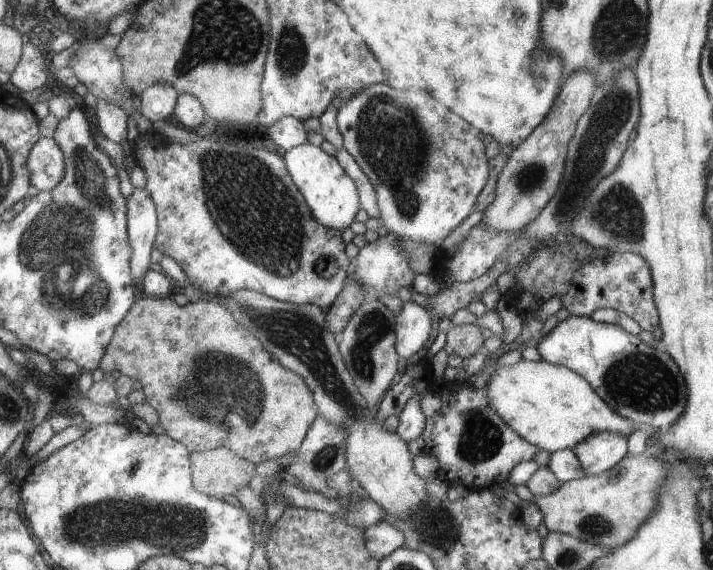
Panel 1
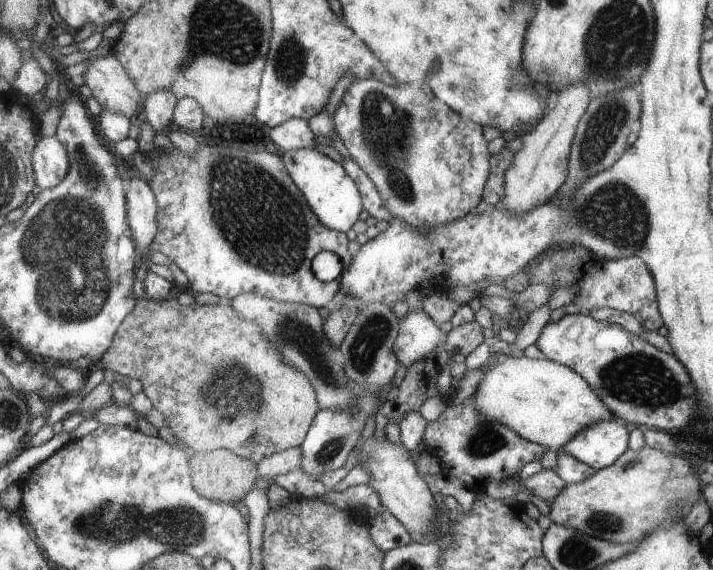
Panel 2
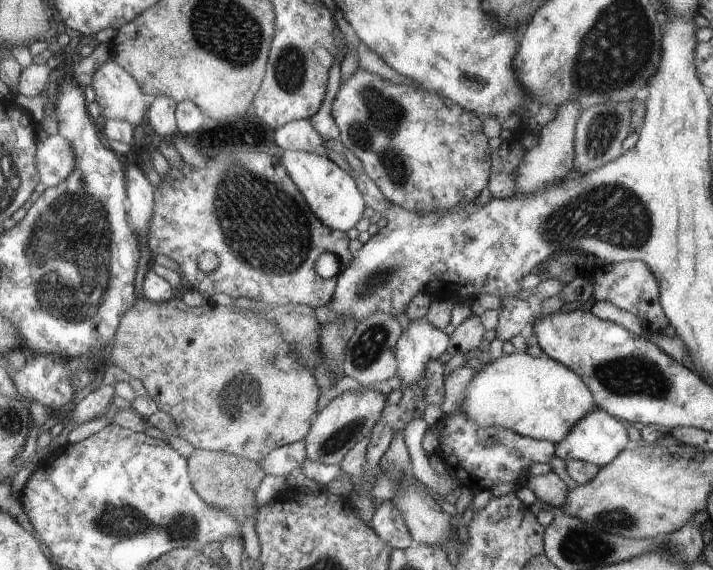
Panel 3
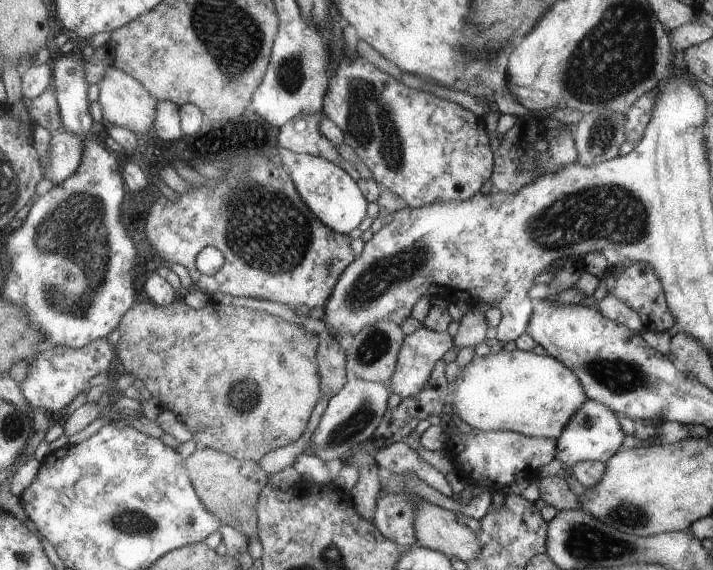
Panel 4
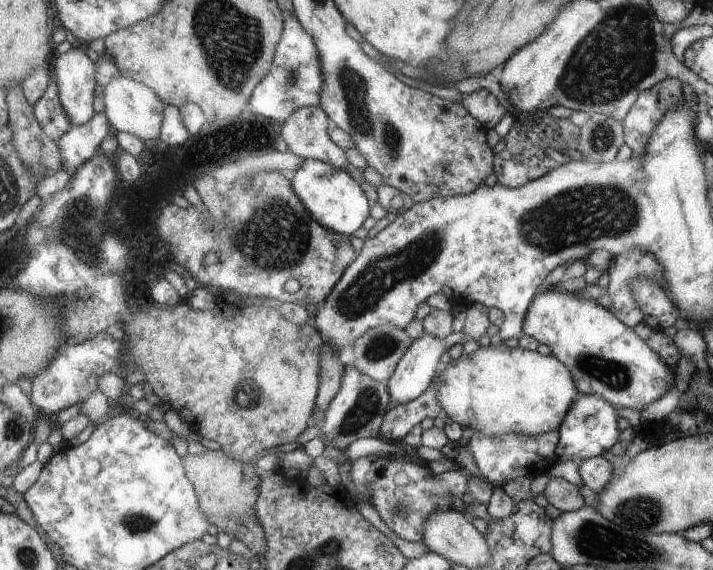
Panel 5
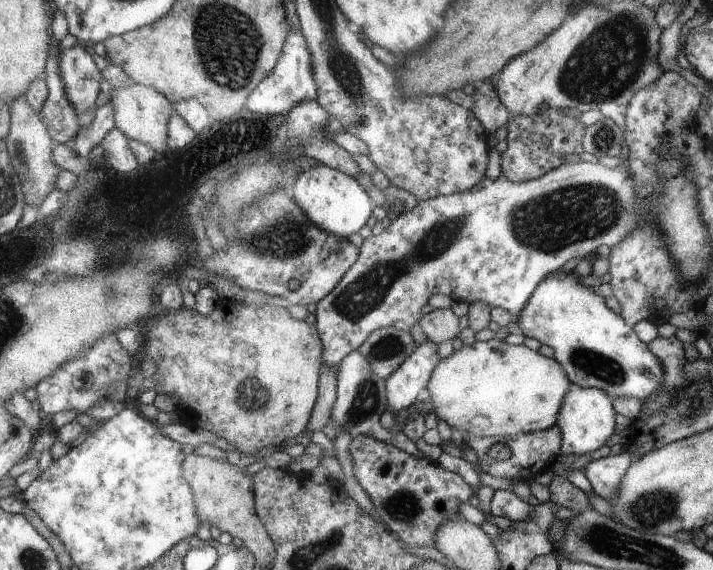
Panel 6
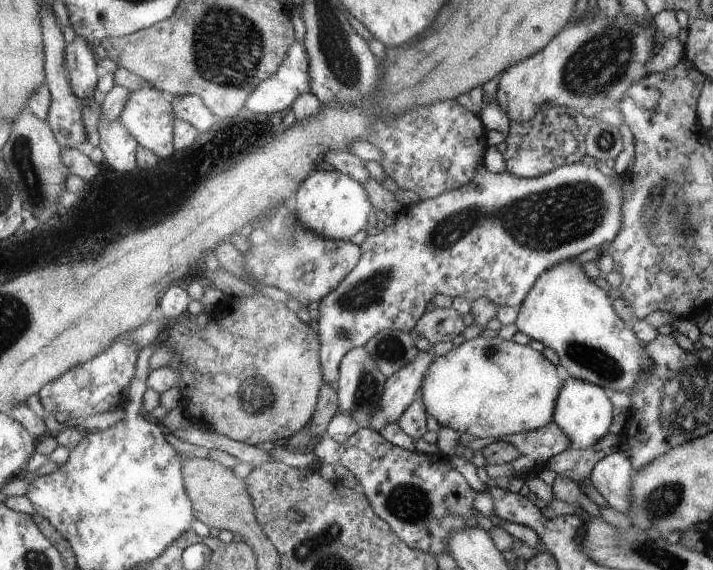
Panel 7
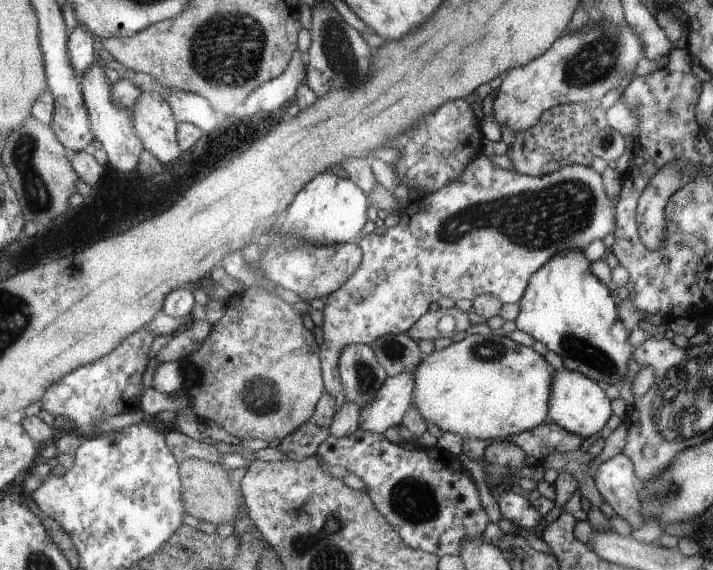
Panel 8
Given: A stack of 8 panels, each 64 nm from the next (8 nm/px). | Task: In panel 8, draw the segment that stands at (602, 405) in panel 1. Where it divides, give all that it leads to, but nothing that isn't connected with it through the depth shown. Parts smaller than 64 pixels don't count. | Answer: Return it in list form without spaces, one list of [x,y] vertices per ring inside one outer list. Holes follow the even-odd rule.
[[[473,336],[451,344],[445,350],[437,350],[425,356],[423,364],[415,372],[417,388],[413,406],[419,408],[421,418],[427,424],[437,424],[445,432],[461,434],[461,438],[477,440],[503,440],[503,436],[535,430],[549,420],[549,402],[555,386],[555,370],[545,362],[543,354],[535,348],[519,346],[511,336]]]

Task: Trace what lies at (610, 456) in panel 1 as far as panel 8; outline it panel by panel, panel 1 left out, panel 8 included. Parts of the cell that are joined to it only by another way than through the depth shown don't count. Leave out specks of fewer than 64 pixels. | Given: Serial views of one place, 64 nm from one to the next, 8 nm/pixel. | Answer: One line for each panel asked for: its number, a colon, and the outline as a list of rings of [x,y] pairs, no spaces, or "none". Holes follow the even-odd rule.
2: [[[619,418],[597,422],[577,434],[567,446],[557,450],[557,454],[575,456],[599,472],[613,466],[629,452],[629,432],[631,426]]]
3: [[[595,408],[593,412],[589,412],[589,416],[585,416],[575,424],[575,428],[567,434],[567,438],[561,440],[561,444],[557,444],[557,456],[565,462],[579,460],[579,462],[591,462],[605,468],[613,464],[613,460],[617,460],[621,452],[625,452],[627,442],[629,442],[629,434],[623,420],[619,420],[617,416],[613,416],[603,408]]]
4: [[[587,400],[559,438],[557,460],[565,466],[575,466],[579,462],[609,462],[619,452],[625,438],[627,436],[621,430],[619,414],[599,400]]]
5: [[[579,394],[573,408],[565,416],[561,428],[561,446],[557,448],[561,462],[585,462],[591,458],[607,456],[609,450],[619,442],[619,416],[615,406],[601,394]]]
6: [[[573,384],[569,394],[565,396],[565,404],[557,420],[557,426],[563,430],[565,438],[561,456],[591,454],[607,444],[607,440],[615,434],[615,416],[617,416],[611,400],[613,398],[609,396],[609,392],[601,388],[585,388],[581,384]]]
7: [[[565,376],[565,386],[559,392],[553,422],[557,422],[569,434],[569,438],[573,440],[573,448],[581,448],[581,450],[593,448],[593,444],[597,444],[603,436],[607,436],[607,430],[611,428],[613,418],[617,414],[609,398],[611,392],[605,390],[603,386],[573,376]]]
8: [[[557,370],[555,372],[555,386],[553,386],[553,396],[549,402],[549,420],[561,424],[565,430],[575,432],[583,436],[585,440],[603,430],[613,416],[611,400],[605,394],[605,386],[601,386],[597,380],[585,376],[583,372],[575,370]]]

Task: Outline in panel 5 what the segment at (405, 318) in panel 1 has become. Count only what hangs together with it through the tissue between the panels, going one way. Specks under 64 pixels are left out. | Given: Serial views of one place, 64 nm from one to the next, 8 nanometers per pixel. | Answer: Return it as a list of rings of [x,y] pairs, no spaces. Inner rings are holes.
[[[455,332],[449,338],[437,338],[437,336],[425,334],[425,336],[421,336],[421,340],[415,340],[413,346],[409,348],[409,352],[405,354],[405,358],[401,360],[401,364],[397,366],[397,372],[391,376],[389,382],[385,382],[389,386],[391,396],[393,396],[391,400],[395,400],[397,406],[403,406],[403,404],[411,404],[417,398],[421,398],[429,390],[429,386],[433,384],[433,380],[439,374],[439,368],[443,366],[441,356],[445,354],[445,350],[451,348],[453,344],[463,346],[465,340],[467,340],[467,332]]]

